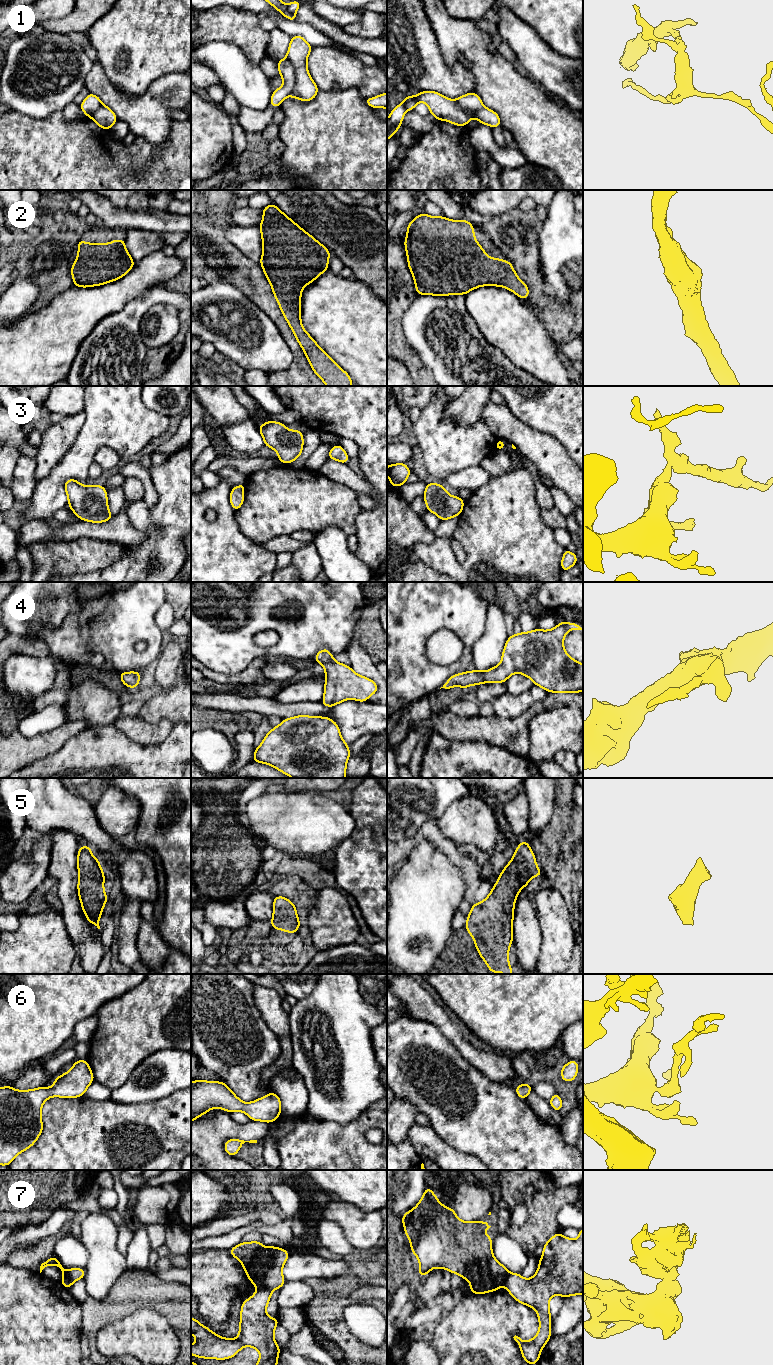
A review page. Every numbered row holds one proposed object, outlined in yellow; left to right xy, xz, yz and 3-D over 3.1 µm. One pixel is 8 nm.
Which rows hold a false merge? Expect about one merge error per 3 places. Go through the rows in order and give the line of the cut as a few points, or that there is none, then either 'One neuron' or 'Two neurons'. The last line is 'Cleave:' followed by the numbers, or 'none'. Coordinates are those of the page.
1: Split along xz (286, 57), (292, 64), (295, 77), (295, 85), (290, 94). Two neurons
2: No split. One neuron
3: No split. One neuron
4: No split. One neuron
5: No split. One neuron
6: No split. One neuron
7: Split along xz (258, 1287), (268, 1289), (271, 1292). Two neurons
Cleave: 1, 7

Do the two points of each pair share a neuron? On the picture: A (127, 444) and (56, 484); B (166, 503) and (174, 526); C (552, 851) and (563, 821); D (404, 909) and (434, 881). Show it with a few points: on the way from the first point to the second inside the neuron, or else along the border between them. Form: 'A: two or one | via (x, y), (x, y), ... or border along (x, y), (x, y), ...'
A: one | via (108, 440), (96, 440), (71, 465)
B: one | via (172, 509), (174, 511), (174, 520)
C: one | via (552, 844), (552, 834), (556, 828)
D: one | via (411, 904), (427, 888)

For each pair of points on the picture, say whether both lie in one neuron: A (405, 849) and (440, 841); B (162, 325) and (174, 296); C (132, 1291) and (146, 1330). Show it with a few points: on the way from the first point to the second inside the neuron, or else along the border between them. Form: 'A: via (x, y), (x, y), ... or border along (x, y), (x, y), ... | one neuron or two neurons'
A: via (414, 841), (419, 836), (431, 836) | one neuron
B: border along (177, 308), (167, 303), (155, 303), (147, 310) | two neurons
C: border along (161, 1313), (152, 1308), (139, 1307), (117, 1320) | two neurons

